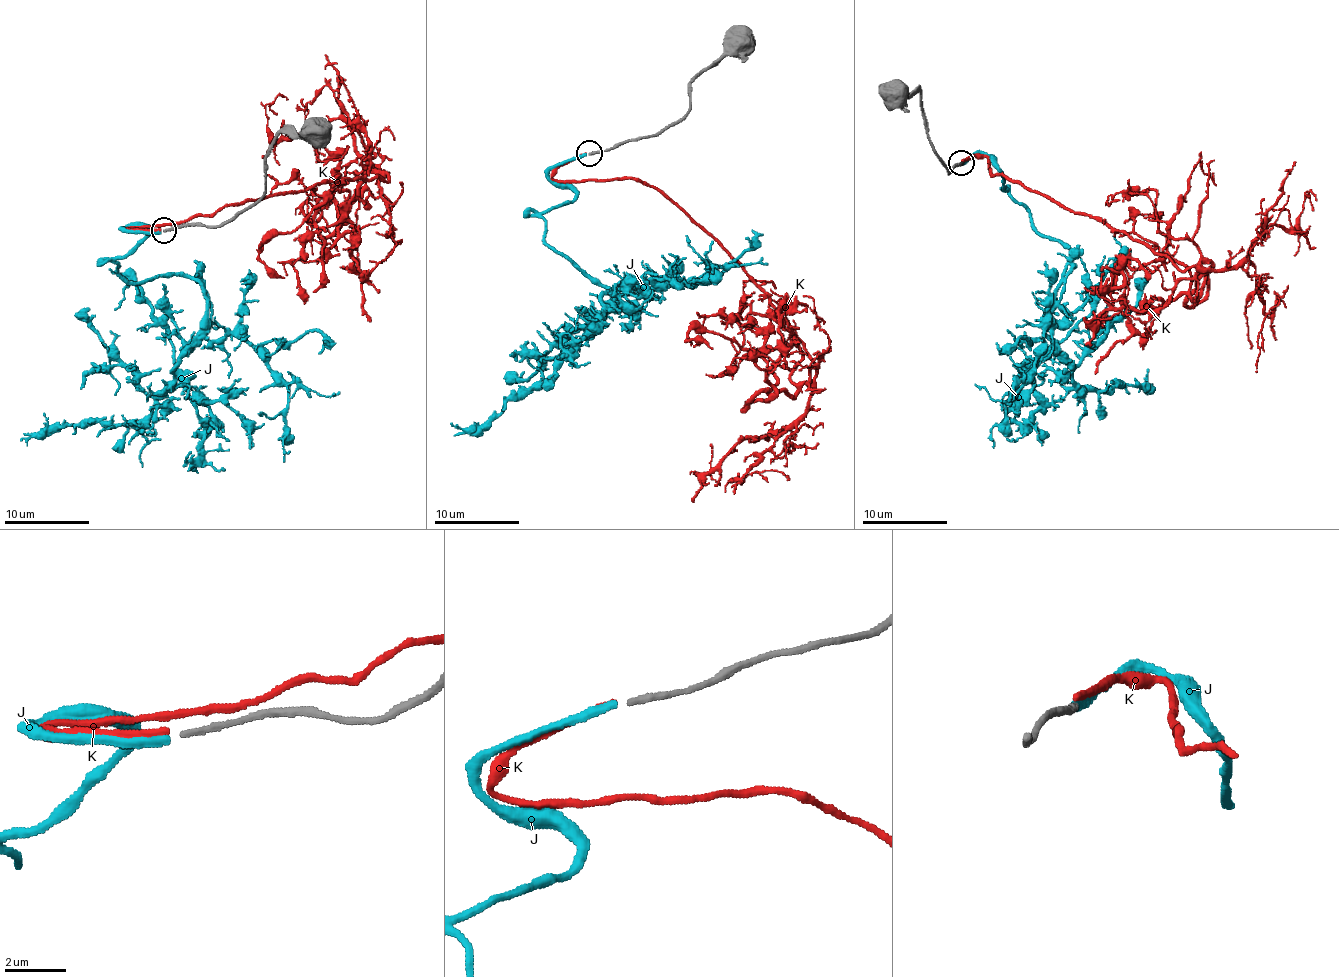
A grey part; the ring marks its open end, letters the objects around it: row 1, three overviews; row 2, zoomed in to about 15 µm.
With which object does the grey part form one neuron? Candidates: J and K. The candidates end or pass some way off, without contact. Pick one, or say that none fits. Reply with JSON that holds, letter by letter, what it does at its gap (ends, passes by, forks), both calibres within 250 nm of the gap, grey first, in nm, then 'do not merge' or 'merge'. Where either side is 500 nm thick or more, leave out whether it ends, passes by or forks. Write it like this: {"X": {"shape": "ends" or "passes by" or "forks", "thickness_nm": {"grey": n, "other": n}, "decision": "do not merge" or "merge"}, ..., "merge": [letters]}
{"J": {"shape": "ends", "thickness_nm": {"grey": 200, "other": 260}, "decision": "do not merge"}, "K": {"shape": "ends", "thickness_nm": {"grey": 200, "other": 200}, "decision": "merge"}, "merge": ["K"]}

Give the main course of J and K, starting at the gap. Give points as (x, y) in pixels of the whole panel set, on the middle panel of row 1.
J: (585, 153), (549, 176), (575, 196), (543, 238), (633, 289), (604, 295), (499, 415), (450, 423)
K: (585, 153), (551, 177), (649, 184), (764, 293), (815, 365), (794, 398), (767, 379), (779, 309), (742, 325)

